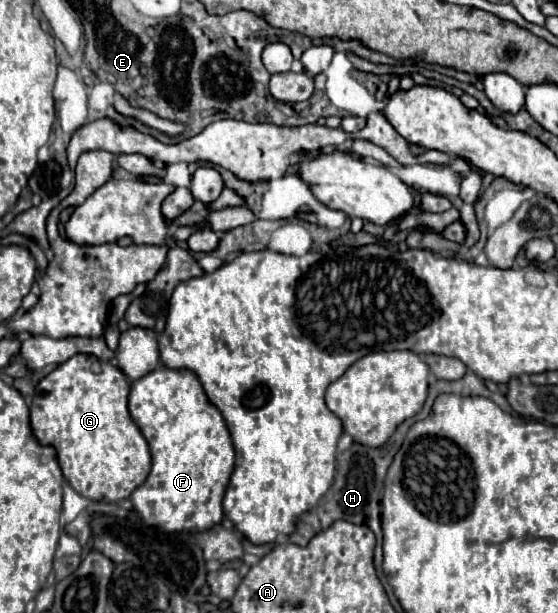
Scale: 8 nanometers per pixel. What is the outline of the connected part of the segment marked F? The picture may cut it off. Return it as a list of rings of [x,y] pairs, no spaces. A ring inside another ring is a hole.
[[[159,366],[143,378],[131,382],[129,394],[129,412],[133,422],[143,432],[149,442],[153,468],[143,486],[139,486],[133,494],[133,506],[143,518],[143,522],[157,526],[165,532],[203,532],[223,520],[223,494],[229,484],[235,450],[227,430],[227,424],[221,412],[209,402],[199,378],[191,370],[171,370],[167,366]]]

